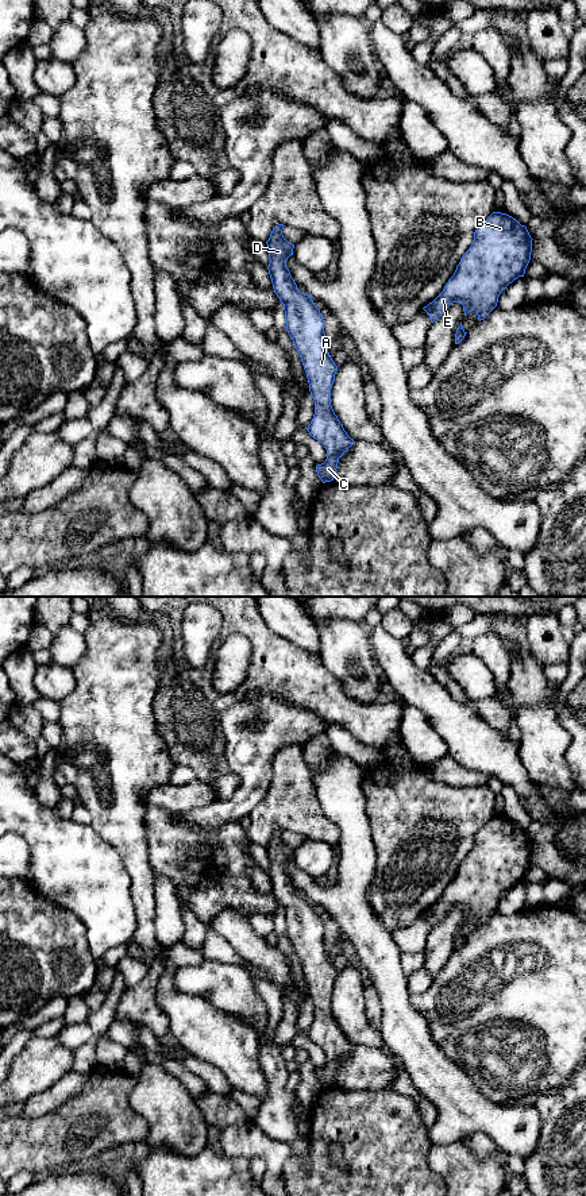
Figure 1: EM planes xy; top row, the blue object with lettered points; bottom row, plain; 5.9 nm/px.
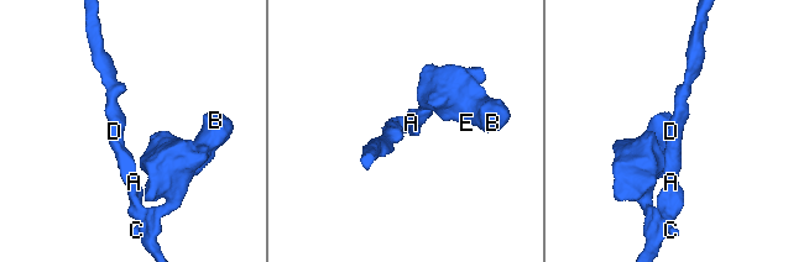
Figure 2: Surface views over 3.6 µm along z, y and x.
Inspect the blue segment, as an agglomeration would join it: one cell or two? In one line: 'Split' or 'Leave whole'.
Leave whole

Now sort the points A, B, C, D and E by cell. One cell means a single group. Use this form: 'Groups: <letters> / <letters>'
Groups: A B C D E

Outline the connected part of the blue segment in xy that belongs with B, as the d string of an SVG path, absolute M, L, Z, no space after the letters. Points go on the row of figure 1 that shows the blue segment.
M493 212L475 229L473 244L462 256L443 292L423 308L431 323L437 320L452 302L463 305L464 316L475 310L478 320L483 320L497 306L501 292L518 277L524 277L531 261L532 240L525 225L506 213Z

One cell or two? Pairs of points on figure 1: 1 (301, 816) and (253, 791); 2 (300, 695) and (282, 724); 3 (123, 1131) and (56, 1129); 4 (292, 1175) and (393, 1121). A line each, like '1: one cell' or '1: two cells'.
1: two cells
2: two cells
3: one cell
4: one cell

